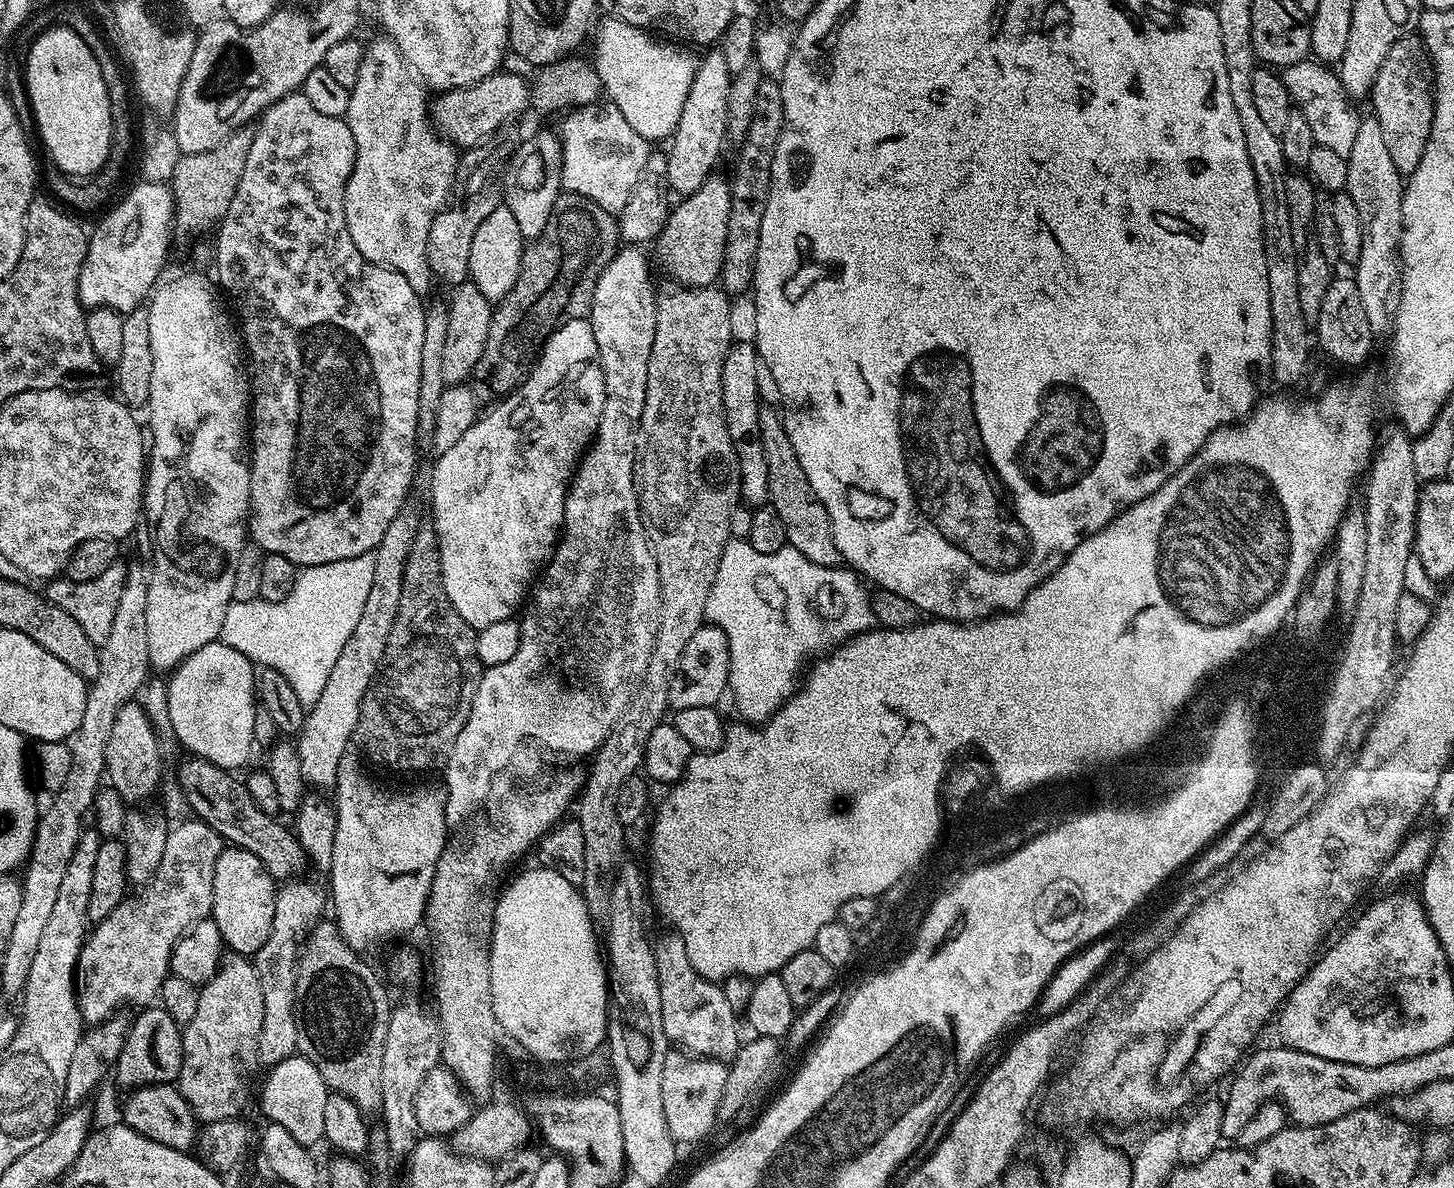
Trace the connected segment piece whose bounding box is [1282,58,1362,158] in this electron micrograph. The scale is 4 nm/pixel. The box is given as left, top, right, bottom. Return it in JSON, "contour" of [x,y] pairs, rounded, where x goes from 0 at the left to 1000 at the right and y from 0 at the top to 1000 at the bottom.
{"contour":[[[902,49],[882,58],[882,63],[889,87],[893,94],[898,98],[904,120],[909,125],[917,126],[917,130],[923,130],[926,133],[931,124],[931,116],[934,114],[937,98],[936,95],[933,95],[933,91],[930,88],[932,87],[923,72],[921,63],[915,56]]]}

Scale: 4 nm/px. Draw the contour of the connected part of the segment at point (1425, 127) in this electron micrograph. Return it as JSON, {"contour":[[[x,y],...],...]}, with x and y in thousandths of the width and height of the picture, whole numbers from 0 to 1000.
{"contour":[[[976,29],[966,30],[964,34],[959,34],[956,39],[956,45],[953,45],[953,52],[950,52],[950,59],[948,59],[948,66],[944,73],[943,84],[942,94],[946,98],[950,109],[950,117],[953,120],[953,126],[956,129],[956,134],[958,135],[959,140],[964,146],[970,146],[975,140],[975,136],[978,136],[978,130],[983,116],[985,100],[988,92],[985,48],[982,46],[982,41],[979,40],[979,33]]]}

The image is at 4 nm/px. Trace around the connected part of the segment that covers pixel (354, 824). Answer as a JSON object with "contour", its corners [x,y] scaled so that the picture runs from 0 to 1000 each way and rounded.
{"contour":[[[238,635],[235,641],[232,641],[232,655],[230,664],[231,701],[227,725],[227,768],[231,770],[230,777],[234,782],[234,789],[246,802],[250,802],[250,798],[255,795],[264,795],[266,791],[282,784],[288,774],[290,777],[292,774],[300,726],[306,710],[309,707],[305,668],[302,662],[272,667],[270,663],[258,660],[250,651],[250,646],[251,644],[248,637],[245,635]]]}

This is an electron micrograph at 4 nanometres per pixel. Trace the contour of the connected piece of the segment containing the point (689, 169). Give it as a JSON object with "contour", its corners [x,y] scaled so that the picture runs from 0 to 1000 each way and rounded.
{"contour":[[[487,42],[479,53],[477,69],[475,69],[475,79],[469,86],[469,97],[466,98],[466,106],[462,111],[461,120],[458,125],[459,139],[459,157],[466,166],[470,167],[477,163],[483,153],[490,147],[492,134],[495,126],[499,122],[501,109],[501,77],[503,72],[504,61],[499,59],[499,49],[494,42]]]}

